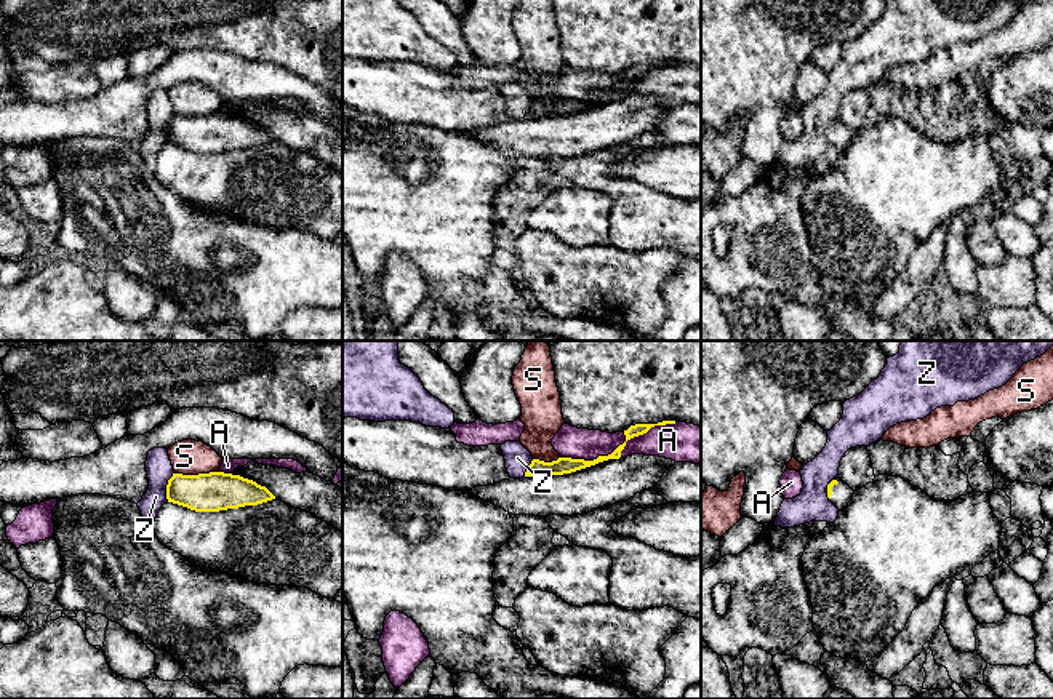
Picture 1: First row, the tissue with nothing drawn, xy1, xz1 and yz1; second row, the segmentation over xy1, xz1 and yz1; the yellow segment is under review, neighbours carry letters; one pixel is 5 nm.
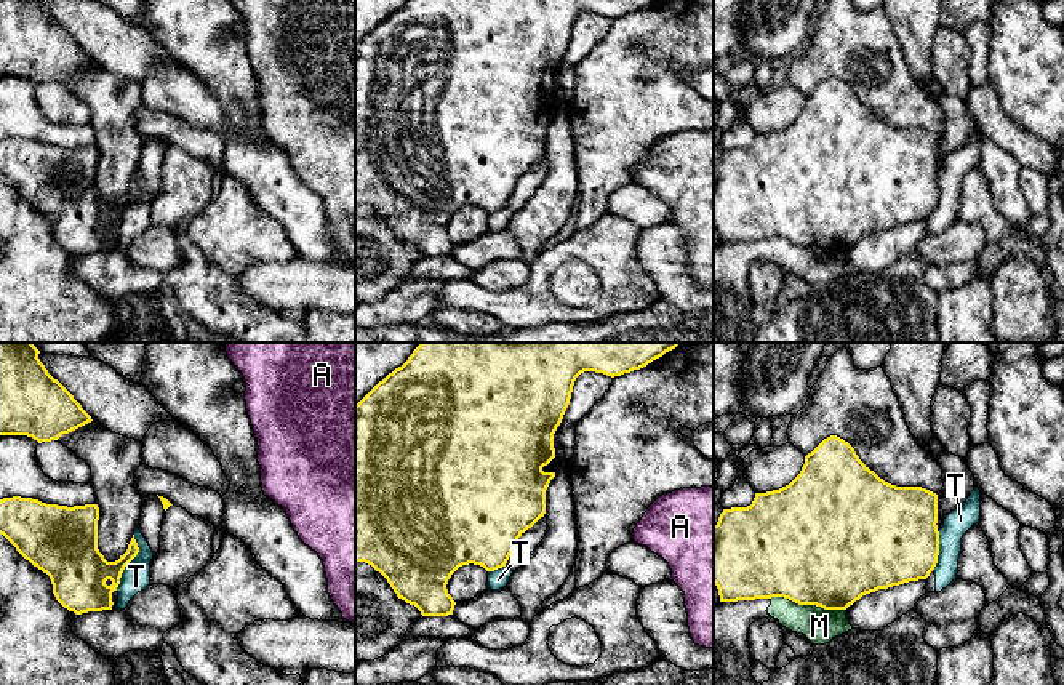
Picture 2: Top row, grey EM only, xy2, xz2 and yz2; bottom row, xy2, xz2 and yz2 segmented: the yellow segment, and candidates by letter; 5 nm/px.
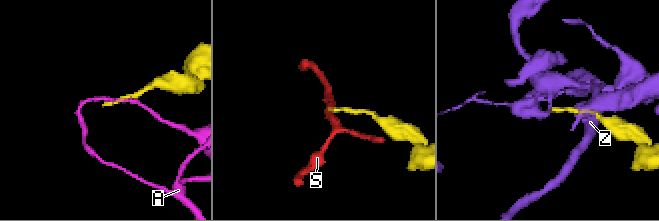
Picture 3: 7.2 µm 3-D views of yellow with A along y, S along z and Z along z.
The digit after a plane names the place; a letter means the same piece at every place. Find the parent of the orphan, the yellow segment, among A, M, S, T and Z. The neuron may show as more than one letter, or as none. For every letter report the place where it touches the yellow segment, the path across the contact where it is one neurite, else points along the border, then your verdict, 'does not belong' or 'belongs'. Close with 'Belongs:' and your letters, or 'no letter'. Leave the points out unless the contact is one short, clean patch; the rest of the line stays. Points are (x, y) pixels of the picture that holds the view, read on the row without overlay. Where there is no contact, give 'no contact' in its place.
A: meets yellow in xz1 at (620, 87); does not belong
M: meets yellow in yz2 at (808, 245); does not belong
S: meets yellow in xy1 at (196, 117); border along xy1 (216, 112), (175, 115); does not belong
T: meets yellow in xy2 at (130, 202); border along xy2 (135, 176), (138, 196), (125, 208), (116, 231); does not belong
Z: meets yellow in xy1 at (167, 128); border along xy1 (173, 114), (167, 127), (167, 143); does not belong
Belongs: no letter

